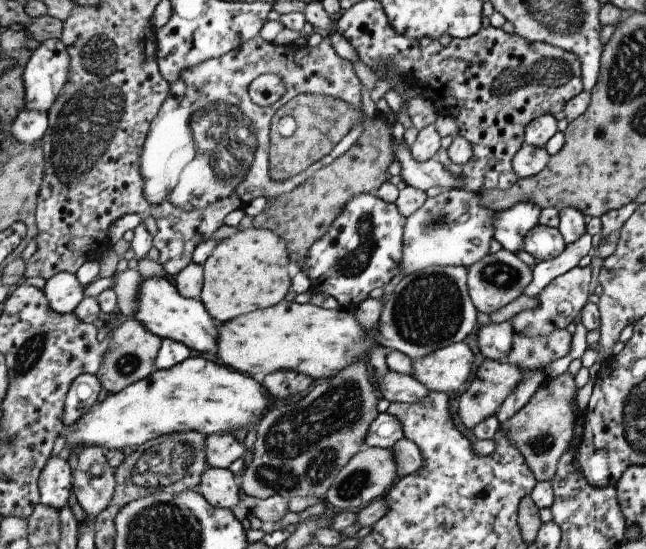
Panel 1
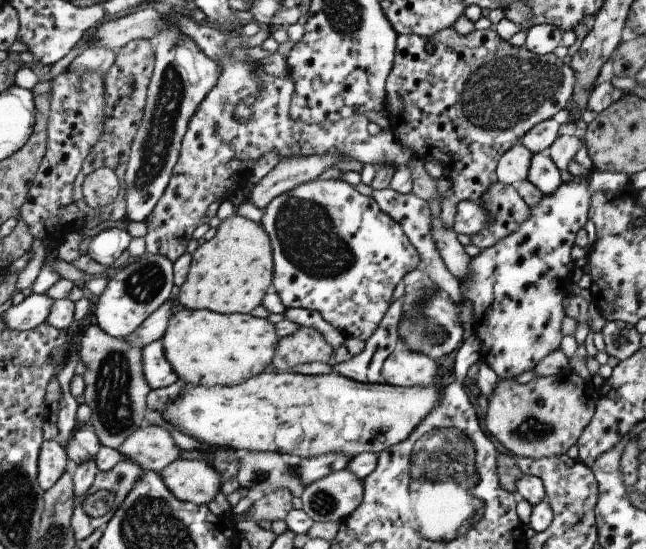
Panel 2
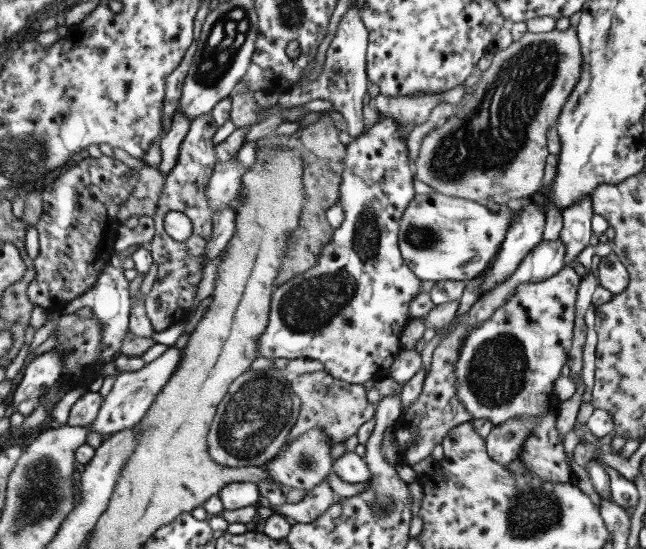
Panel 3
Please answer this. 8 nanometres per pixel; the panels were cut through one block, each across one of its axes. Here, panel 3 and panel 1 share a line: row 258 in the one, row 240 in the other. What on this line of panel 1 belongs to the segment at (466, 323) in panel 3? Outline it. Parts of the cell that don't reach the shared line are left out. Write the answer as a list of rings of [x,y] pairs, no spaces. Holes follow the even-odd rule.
[[[540,224],[534,226],[532,231],[528,232],[526,238],[524,238],[524,251],[531,254],[536,259],[536,262],[548,261],[556,258],[565,250],[566,246],[562,234],[560,234],[556,228]]]

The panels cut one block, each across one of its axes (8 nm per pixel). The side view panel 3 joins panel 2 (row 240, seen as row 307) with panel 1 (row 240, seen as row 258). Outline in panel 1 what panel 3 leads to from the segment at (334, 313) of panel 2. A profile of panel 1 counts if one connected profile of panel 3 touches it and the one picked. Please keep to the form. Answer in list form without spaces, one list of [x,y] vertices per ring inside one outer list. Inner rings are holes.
[[[358,194],[352,198],[338,214],[330,230],[308,250],[308,258],[301,266],[301,272],[310,278],[311,292],[328,294],[336,298],[339,308],[355,311],[357,305],[366,300],[372,290],[388,286],[389,282],[400,274],[405,223],[406,217],[395,203],[386,203],[372,194]]]

